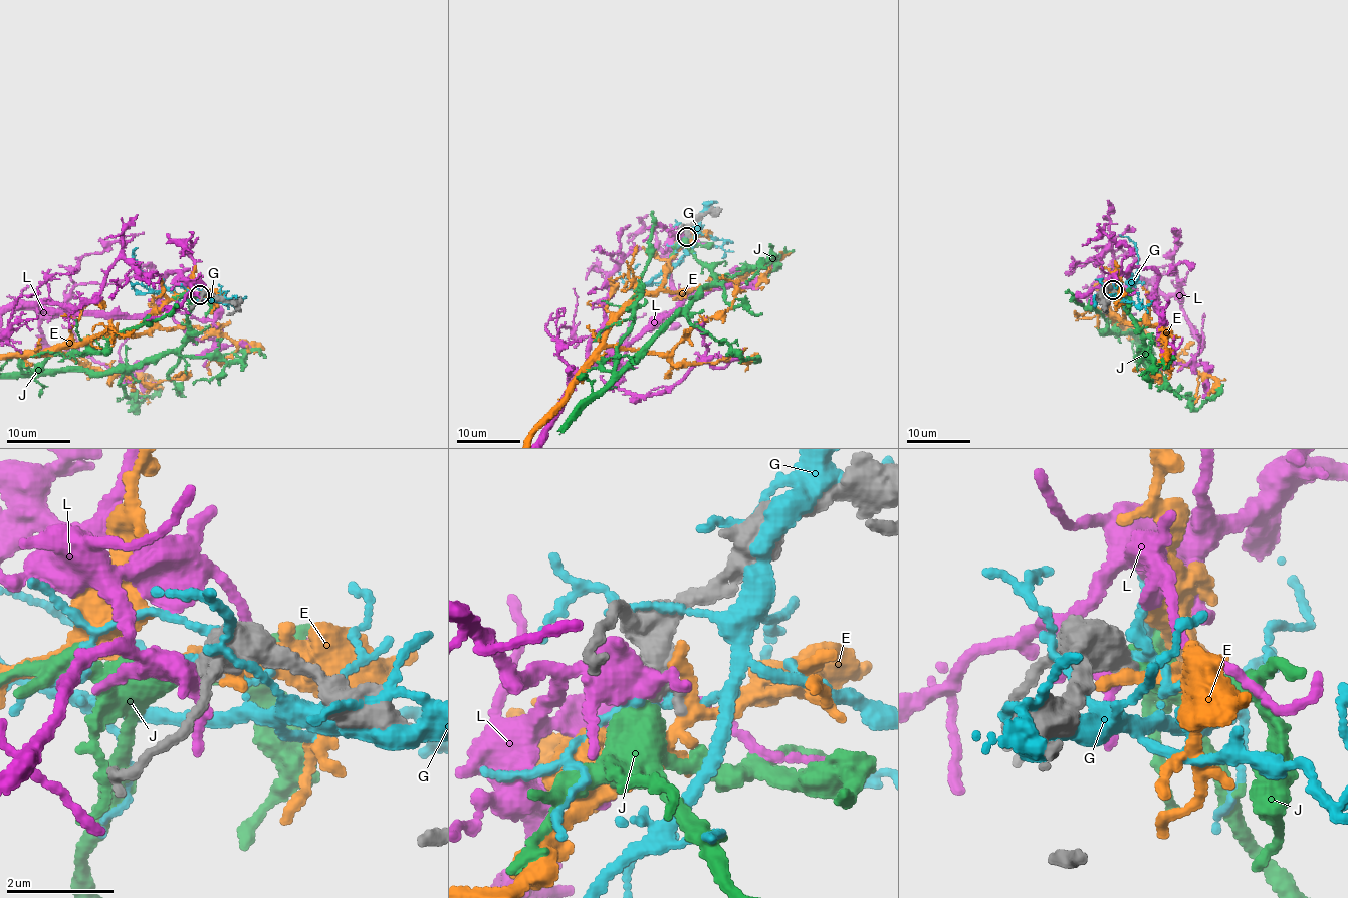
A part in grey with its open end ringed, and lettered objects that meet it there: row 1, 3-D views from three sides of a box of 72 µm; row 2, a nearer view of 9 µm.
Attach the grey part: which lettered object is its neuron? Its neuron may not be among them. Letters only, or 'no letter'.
J

